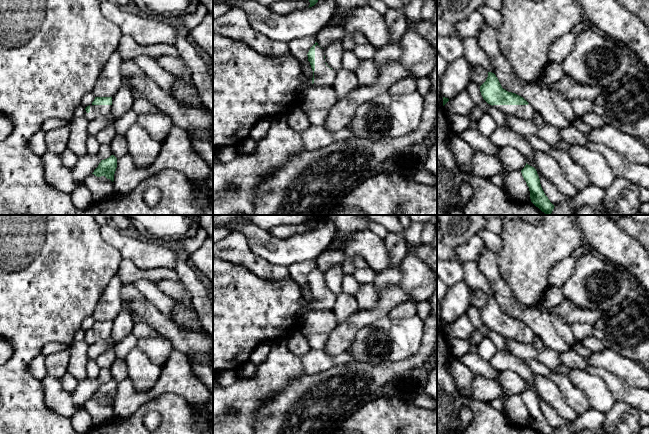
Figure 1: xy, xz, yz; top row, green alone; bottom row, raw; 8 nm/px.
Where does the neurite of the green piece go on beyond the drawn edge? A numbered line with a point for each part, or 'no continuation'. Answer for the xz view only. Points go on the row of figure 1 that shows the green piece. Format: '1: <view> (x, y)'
1: xz (323, 75)

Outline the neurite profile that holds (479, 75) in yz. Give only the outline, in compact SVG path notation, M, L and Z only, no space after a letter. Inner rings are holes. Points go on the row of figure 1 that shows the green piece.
M474 65L473 72L471 73L471 80L479 87L486 81L488 71L481 66Z

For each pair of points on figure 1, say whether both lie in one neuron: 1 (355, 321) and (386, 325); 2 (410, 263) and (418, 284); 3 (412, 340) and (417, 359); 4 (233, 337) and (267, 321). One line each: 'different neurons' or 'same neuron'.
1: different neurons
2: same neuron
3: different neurons
4: same neuron

